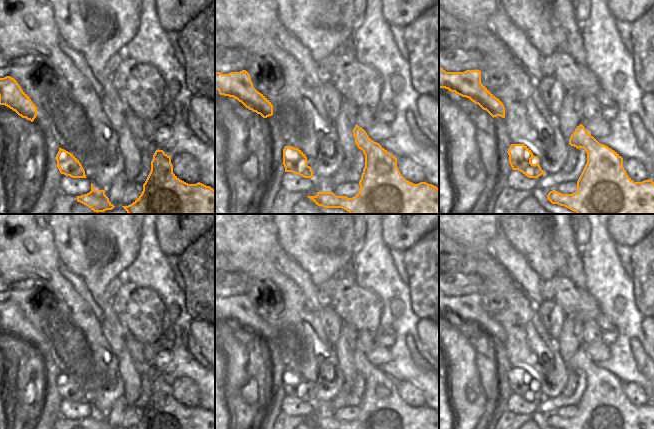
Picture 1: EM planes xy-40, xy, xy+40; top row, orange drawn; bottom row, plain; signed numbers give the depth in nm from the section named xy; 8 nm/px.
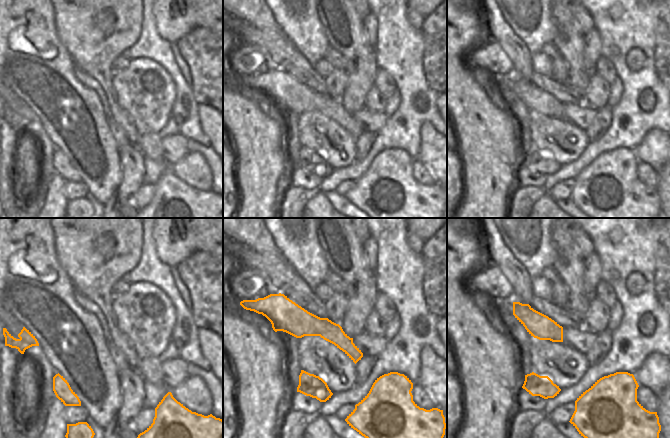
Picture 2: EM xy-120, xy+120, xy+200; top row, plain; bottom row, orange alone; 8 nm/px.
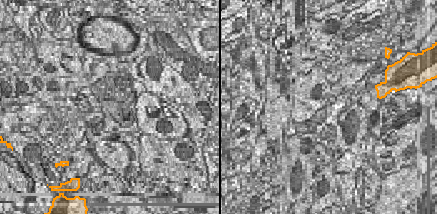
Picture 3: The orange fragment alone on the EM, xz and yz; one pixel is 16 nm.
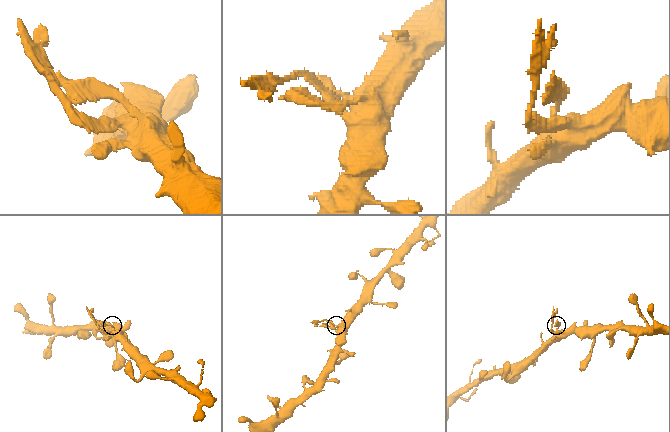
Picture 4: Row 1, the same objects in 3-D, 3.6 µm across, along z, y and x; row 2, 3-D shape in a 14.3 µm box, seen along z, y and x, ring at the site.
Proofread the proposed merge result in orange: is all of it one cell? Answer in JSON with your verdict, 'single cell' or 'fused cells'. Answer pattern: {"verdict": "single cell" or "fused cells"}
{"verdict": "single cell"}

